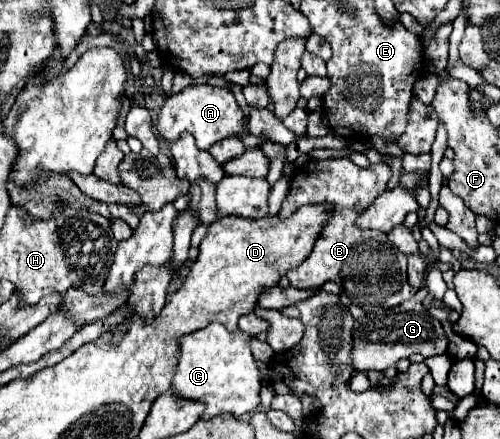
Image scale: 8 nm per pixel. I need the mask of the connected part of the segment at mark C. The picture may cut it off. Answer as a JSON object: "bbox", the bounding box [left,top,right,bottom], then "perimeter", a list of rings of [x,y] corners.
{"bbox":[173,323,259,419],"perimeter":[[[213,323],[195,333],[183,335],[179,339],[179,361],[177,371],[173,375],[173,391],[177,399],[185,401],[201,401],[205,403],[205,411],[201,419],[217,417],[221,413],[231,413],[241,417],[259,407],[259,369],[255,367],[255,359],[249,347],[251,337],[243,331],[227,331],[225,325]]]}

